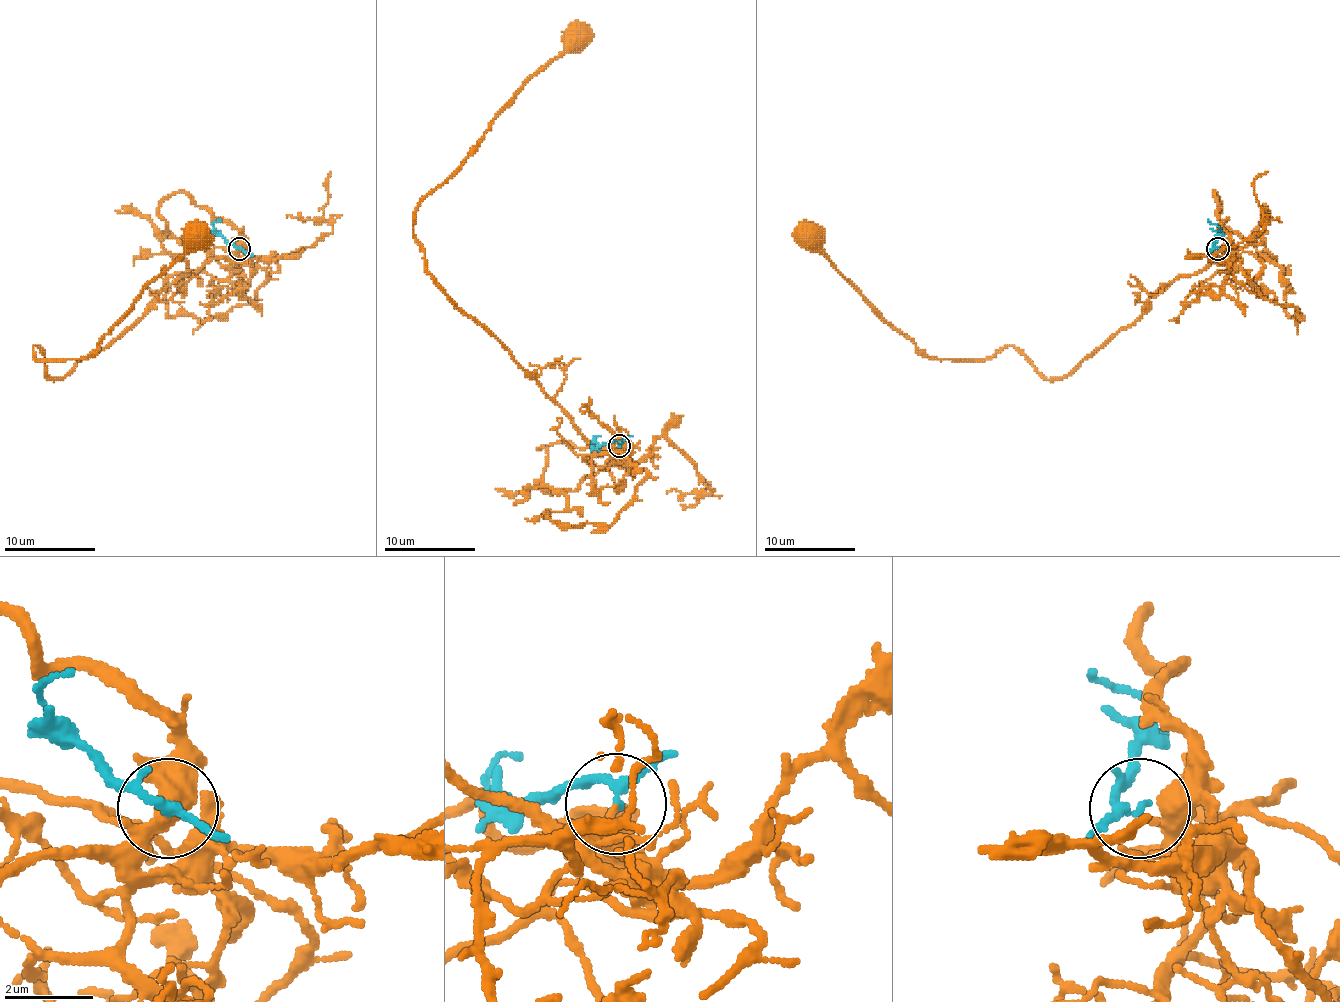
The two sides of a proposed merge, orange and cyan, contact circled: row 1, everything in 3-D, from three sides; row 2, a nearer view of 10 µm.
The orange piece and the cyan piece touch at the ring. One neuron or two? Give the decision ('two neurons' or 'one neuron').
one neuron

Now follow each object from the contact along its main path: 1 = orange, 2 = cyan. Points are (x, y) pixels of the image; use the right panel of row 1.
1: (1219, 249), (1048, 379), (1011, 345), (929, 359), (806, 235)
2: (1217, 249), (1213, 242), (1219, 229), (1208, 219)

